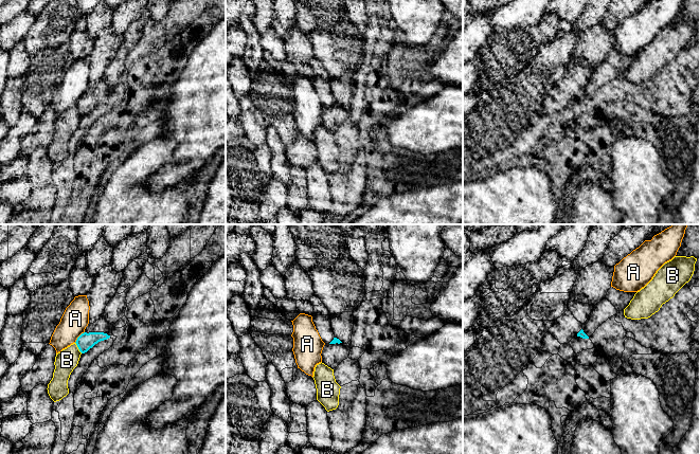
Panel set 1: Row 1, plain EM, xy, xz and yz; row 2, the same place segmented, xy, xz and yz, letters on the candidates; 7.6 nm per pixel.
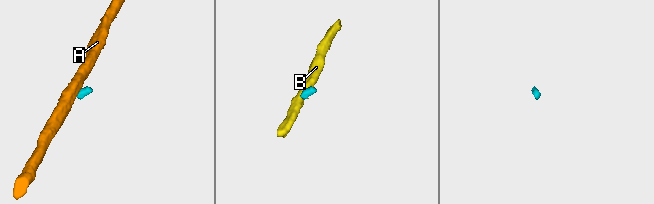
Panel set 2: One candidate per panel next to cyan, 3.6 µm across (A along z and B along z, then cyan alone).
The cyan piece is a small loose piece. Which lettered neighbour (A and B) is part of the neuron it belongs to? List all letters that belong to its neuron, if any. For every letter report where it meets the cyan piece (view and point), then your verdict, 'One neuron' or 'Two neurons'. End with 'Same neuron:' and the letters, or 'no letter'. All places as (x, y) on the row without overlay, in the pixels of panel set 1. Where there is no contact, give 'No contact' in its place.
A: Touches cyan at xy (78, 100). Two neurons
B: Touches cyan at xy (77, 109). Two neurons
Same neuron: no letter

